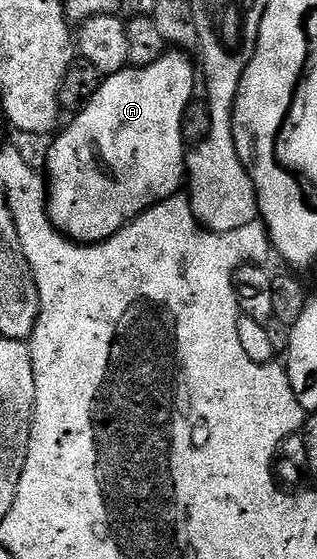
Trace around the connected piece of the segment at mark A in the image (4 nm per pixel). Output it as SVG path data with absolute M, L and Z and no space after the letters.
M169 50L165 55L160 56L155 62L151 62L146 68L125 67L122 72L114 72L106 75L101 81L101 88L89 99L88 104L76 113L77 116L69 125L56 133L53 145L49 148L49 172L47 171L47 199L49 201L49 216L53 219L53 224L59 231L64 232L70 240L79 244L99 244L103 240L109 240L120 228L125 228L135 219L141 216L158 204L160 200L165 200L182 187L185 176L185 161L187 159L187 145L181 133L181 123L183 114L187 106L194 99L193 83L198 83L199 76L193 73L193 64L188 60L186 53L181 50Z

